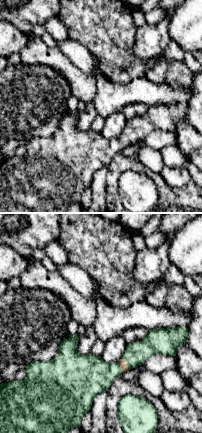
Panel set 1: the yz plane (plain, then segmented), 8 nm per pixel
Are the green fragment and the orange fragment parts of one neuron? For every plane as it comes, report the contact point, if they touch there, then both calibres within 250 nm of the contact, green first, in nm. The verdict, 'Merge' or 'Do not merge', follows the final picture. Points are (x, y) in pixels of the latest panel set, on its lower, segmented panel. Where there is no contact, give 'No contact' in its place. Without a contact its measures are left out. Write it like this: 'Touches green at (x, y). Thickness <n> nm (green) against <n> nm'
Touches green at (127, 363). Thickness 190 nm (green) against 60 nm

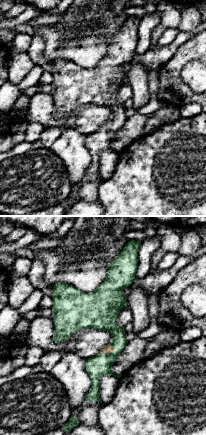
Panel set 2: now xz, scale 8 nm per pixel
Touches green at (107, 353). Thickness 180 nm (green) against 60 nm

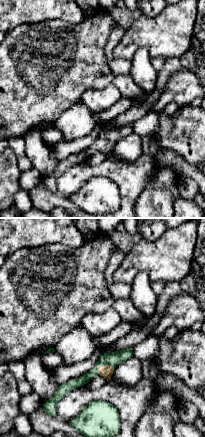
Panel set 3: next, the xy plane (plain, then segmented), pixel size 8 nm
Touches green at (104, 364). Thickness 110 nm (green) against 110 nm

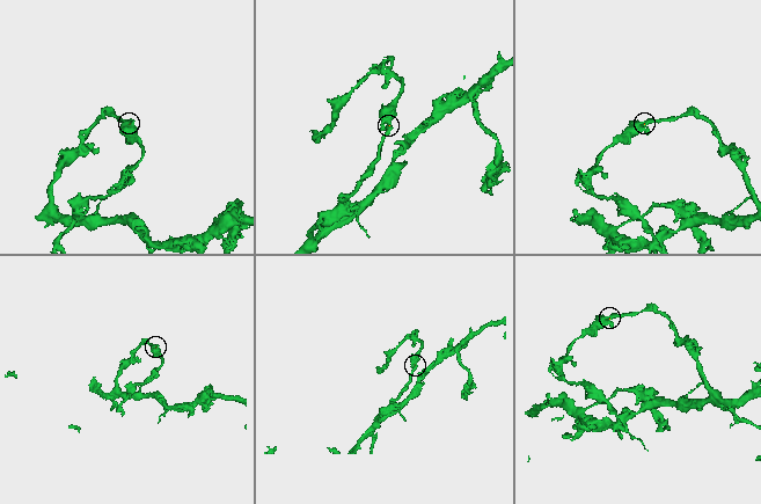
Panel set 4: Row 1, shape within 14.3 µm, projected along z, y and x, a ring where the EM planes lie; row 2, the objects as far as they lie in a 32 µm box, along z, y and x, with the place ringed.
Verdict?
Merge

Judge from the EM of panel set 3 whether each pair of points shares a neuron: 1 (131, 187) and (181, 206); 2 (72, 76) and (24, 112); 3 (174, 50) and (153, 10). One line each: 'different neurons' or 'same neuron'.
1: different neurons
2: same neuron
3: different neurons

